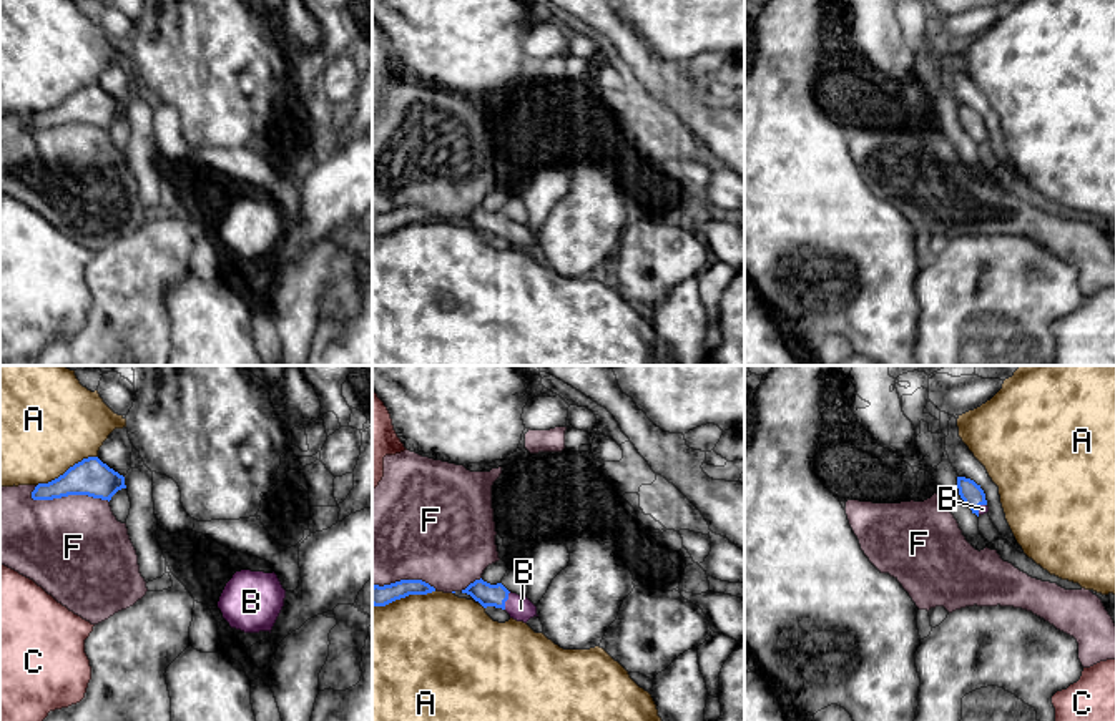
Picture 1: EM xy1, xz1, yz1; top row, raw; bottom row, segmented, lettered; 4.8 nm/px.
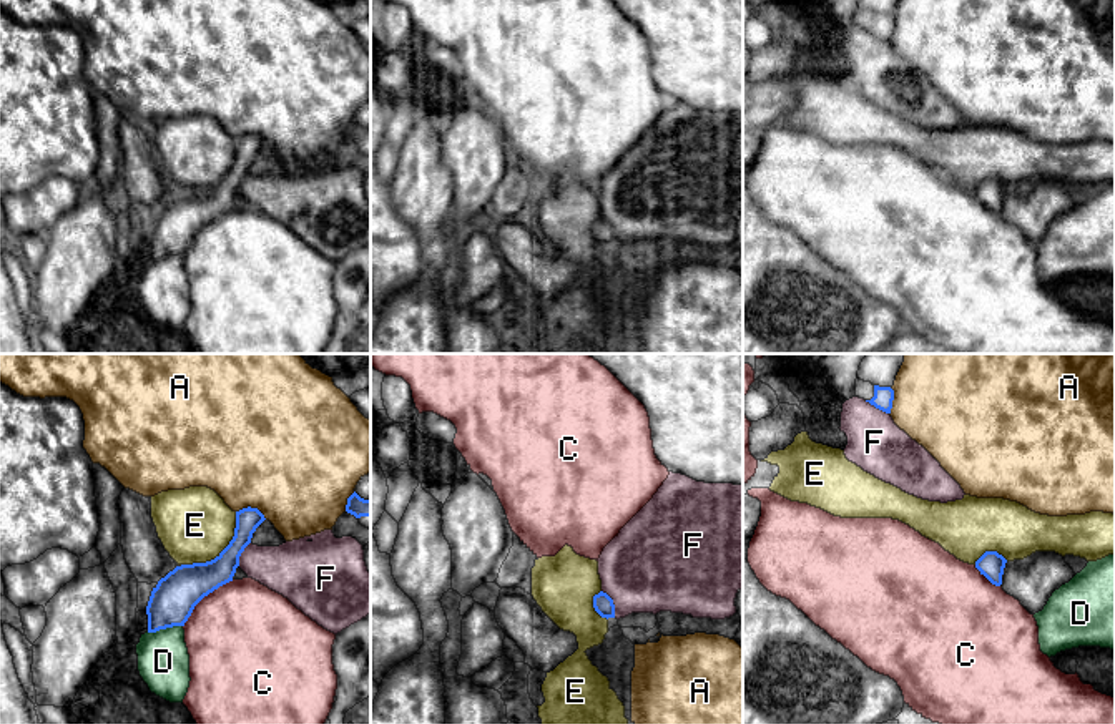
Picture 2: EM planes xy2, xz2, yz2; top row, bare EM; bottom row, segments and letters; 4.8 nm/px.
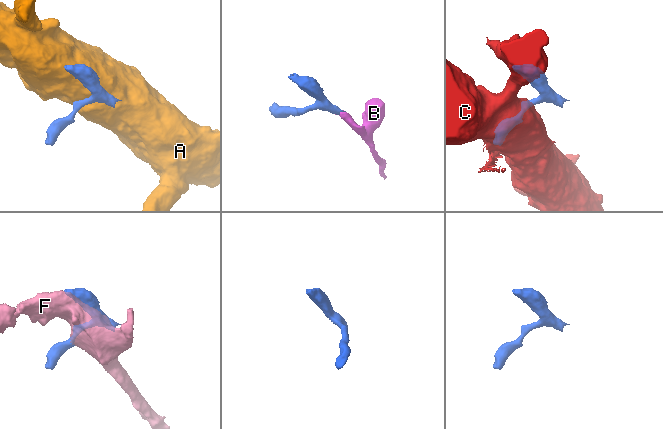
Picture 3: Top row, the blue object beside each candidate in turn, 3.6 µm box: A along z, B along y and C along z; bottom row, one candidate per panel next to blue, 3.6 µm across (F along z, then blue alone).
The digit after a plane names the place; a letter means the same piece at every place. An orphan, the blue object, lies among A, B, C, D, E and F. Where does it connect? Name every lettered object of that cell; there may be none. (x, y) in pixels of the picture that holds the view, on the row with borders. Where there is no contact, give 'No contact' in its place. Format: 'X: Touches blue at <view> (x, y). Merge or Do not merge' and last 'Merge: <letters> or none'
A: Touches blue at xz1 (404, 597). Do not merge
B: Touches blue at xz1 (507, 598). Merge
C: Touches blue at xy2 (203, 596). Do not merge
D: Touches blue at xy2 (163, 628). Do not merge
E: Touches blue at xy2 (221, 552). Do not merge
F: Touches blue at xy1 (68, 494). Do not merge
Merge: B

